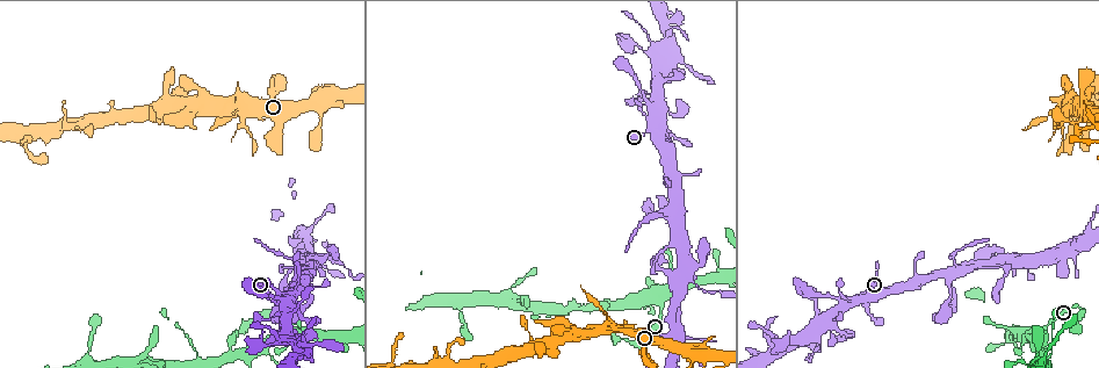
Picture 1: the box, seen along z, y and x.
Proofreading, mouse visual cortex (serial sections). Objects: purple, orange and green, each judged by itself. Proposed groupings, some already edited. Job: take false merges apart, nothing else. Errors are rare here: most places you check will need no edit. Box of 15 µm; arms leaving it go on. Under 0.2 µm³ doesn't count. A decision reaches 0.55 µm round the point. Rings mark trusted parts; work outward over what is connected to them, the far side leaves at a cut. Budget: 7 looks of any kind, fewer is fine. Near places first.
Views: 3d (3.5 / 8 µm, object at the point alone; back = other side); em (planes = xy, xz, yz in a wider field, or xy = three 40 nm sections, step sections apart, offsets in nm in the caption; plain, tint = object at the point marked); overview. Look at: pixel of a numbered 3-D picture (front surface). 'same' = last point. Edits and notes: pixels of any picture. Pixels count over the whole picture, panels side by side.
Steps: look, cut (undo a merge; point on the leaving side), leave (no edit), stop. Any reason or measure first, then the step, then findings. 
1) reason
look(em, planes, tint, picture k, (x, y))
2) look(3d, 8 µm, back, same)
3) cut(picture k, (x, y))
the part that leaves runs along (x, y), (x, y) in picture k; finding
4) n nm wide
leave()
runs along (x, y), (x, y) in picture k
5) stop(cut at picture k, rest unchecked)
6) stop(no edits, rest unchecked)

a narrow waist
look(3d, 3.5 µm, picture 1, (719, 292))

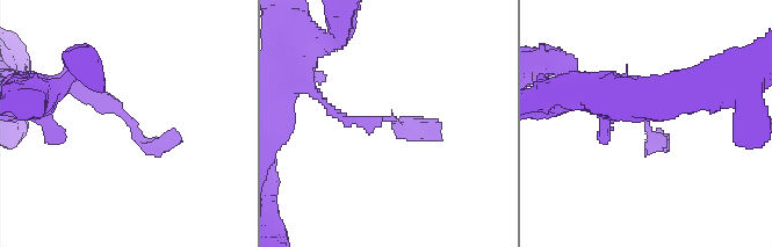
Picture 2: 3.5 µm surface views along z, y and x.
arms of 150, 200 nm; now the EM
look(em, xy, step 5, tint, picture 2, (391, 122))

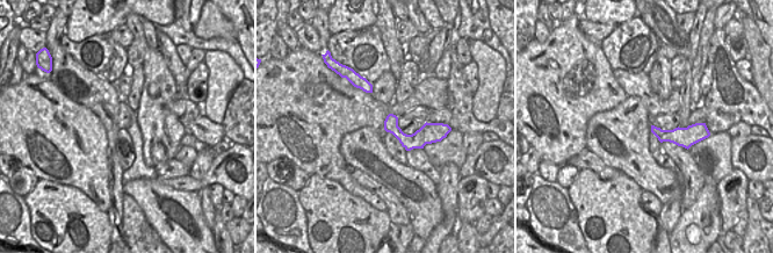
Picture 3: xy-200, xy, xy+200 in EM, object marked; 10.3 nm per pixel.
140 nm wide
leave()
runs along (65, 80), (122, 109), (146, 144), (179, 133) in picture 2; all the same cell

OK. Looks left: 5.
a narrow waist
look(3d, 8 µm, picture 1, (263, 350))

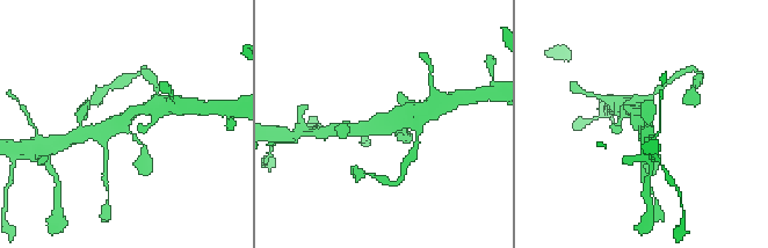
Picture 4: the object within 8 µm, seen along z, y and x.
zoom in
look(3d, 3.5 µm, picture 4, (125, 129))

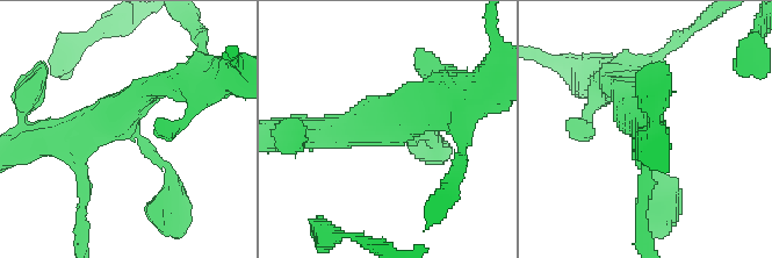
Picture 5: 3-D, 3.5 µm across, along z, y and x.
4 arms; arms of 150, 200, 350, 400 nm
look(em, planes, tint, picture 5, (129, 126))

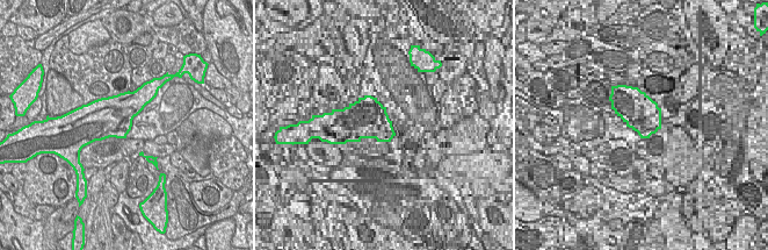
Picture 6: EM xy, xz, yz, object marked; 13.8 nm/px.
leave()
runs along (174, 84), (40, 141) in picture 5; all the same cell

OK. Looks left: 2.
abrupt turn
look(3d, 3.5 µm, picture 1, (693, 356))

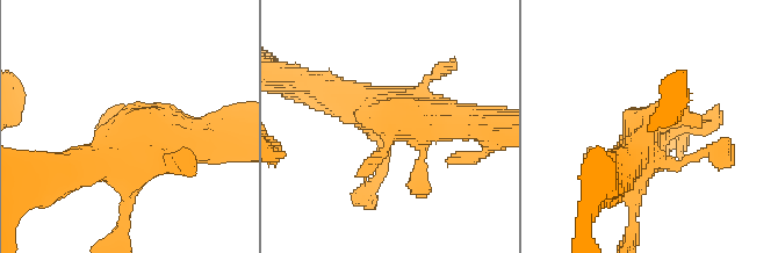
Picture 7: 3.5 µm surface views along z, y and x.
look(em, xy, step 3, tint, picture 7, (384, 116))

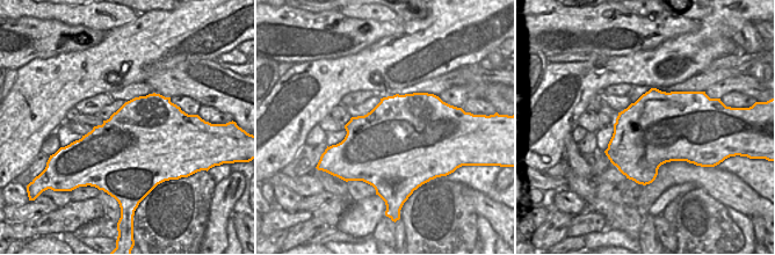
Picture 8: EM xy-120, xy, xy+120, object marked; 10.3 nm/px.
leave()
runs along (53, 182), (150, 139), (193, 139) in picture 7; one cell here

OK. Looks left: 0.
stop(no edits, rest unchecked)

